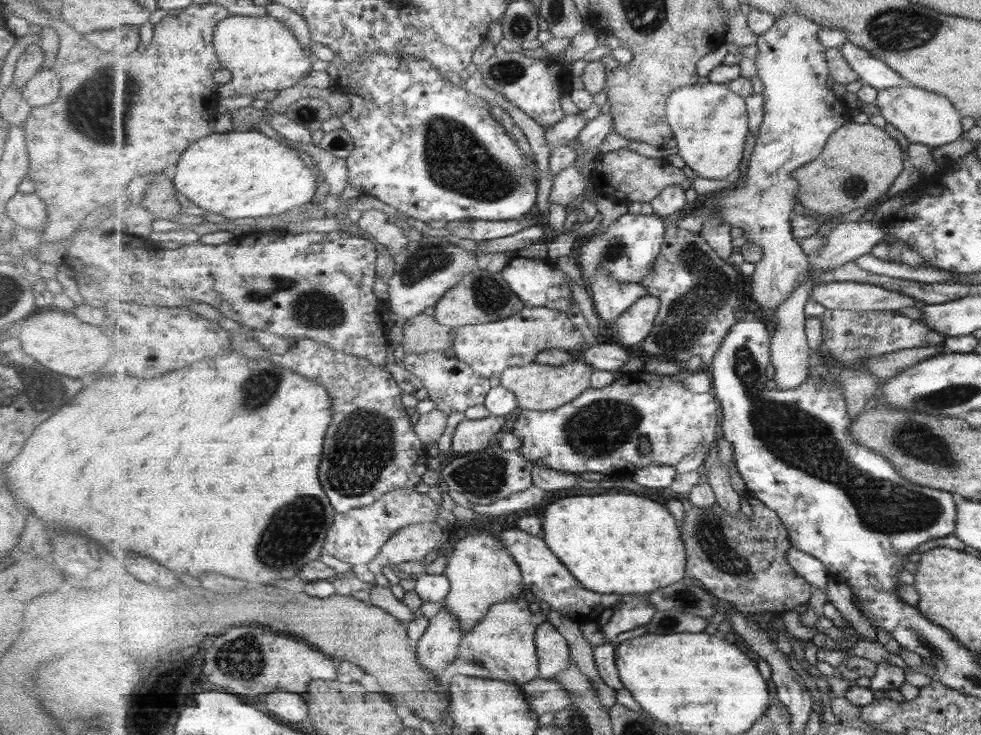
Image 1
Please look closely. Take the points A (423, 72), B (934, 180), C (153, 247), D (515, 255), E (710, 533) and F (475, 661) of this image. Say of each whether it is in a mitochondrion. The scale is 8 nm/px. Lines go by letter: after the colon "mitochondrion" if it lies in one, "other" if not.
A: other
B: other
C: other
D: other
E: mitochondrion
F: mitochondrion

